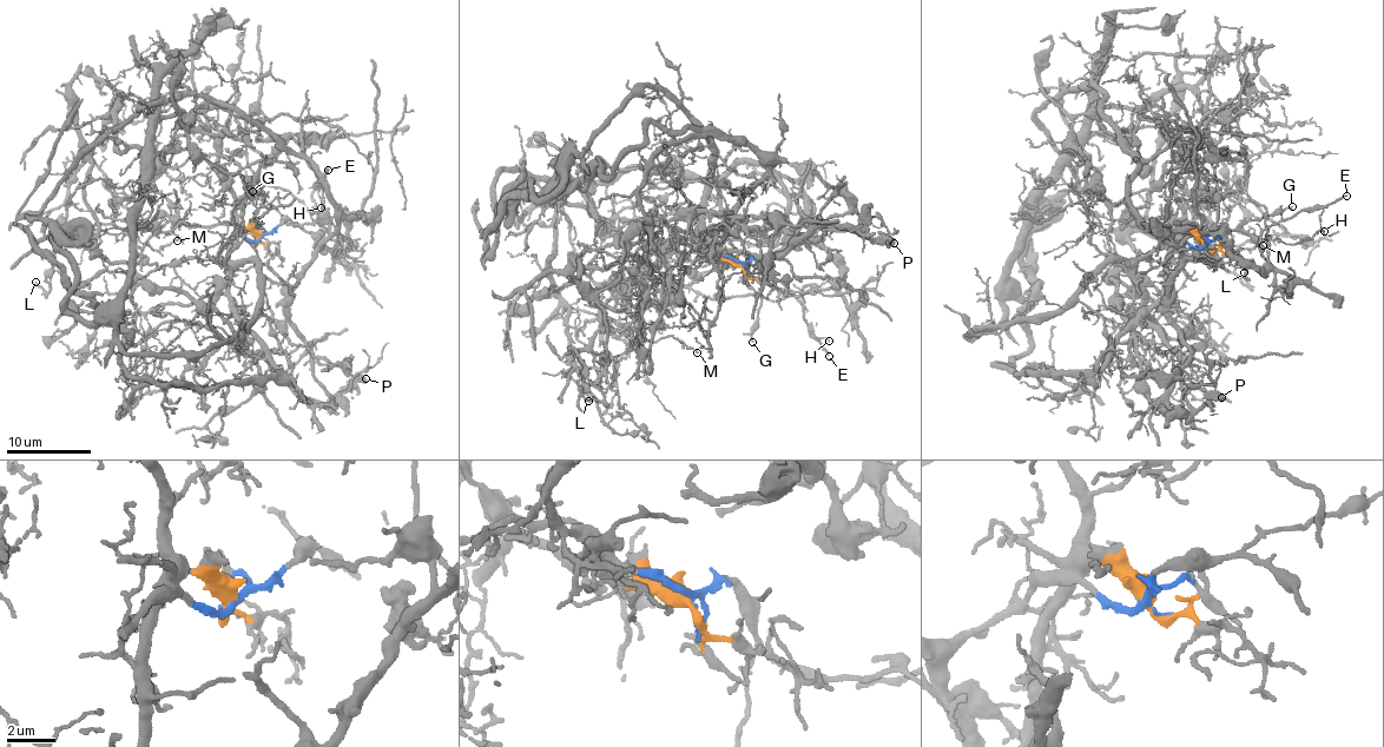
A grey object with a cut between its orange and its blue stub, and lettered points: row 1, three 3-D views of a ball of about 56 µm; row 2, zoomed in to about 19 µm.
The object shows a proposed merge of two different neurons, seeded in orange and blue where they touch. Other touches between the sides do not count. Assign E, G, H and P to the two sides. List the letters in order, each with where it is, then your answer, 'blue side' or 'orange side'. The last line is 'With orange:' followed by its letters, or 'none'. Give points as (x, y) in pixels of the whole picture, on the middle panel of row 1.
E: (829, 356) | blue side
G: (752, 342) | blue side
H: (829, 341) | blue side
P: (894, 243) | orange side
With orange: P

